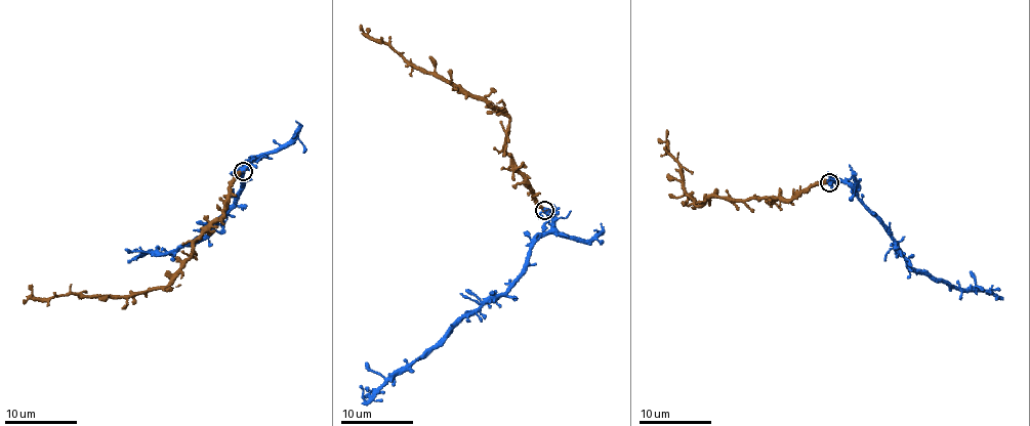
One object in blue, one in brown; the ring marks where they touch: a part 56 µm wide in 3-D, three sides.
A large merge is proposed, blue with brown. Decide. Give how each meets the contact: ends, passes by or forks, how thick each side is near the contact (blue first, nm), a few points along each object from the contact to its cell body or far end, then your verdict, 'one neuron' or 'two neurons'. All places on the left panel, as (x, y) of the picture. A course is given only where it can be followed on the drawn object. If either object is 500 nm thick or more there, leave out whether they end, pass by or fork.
blue forks there; brown ends there; 360 nm thick on the blue side, 240 nm on the other; blue runs (242, 171), (247, 160), (242, 178), (244, 183), (233, 209), (205, 235), (168, 251), (152, 250), (133, 258); brown runs (242, 171), (231, 185), (223, 213), (195, 241), (190, 260), (165, 286), (121, 296), (37, 298), (30, 285); one neuron

